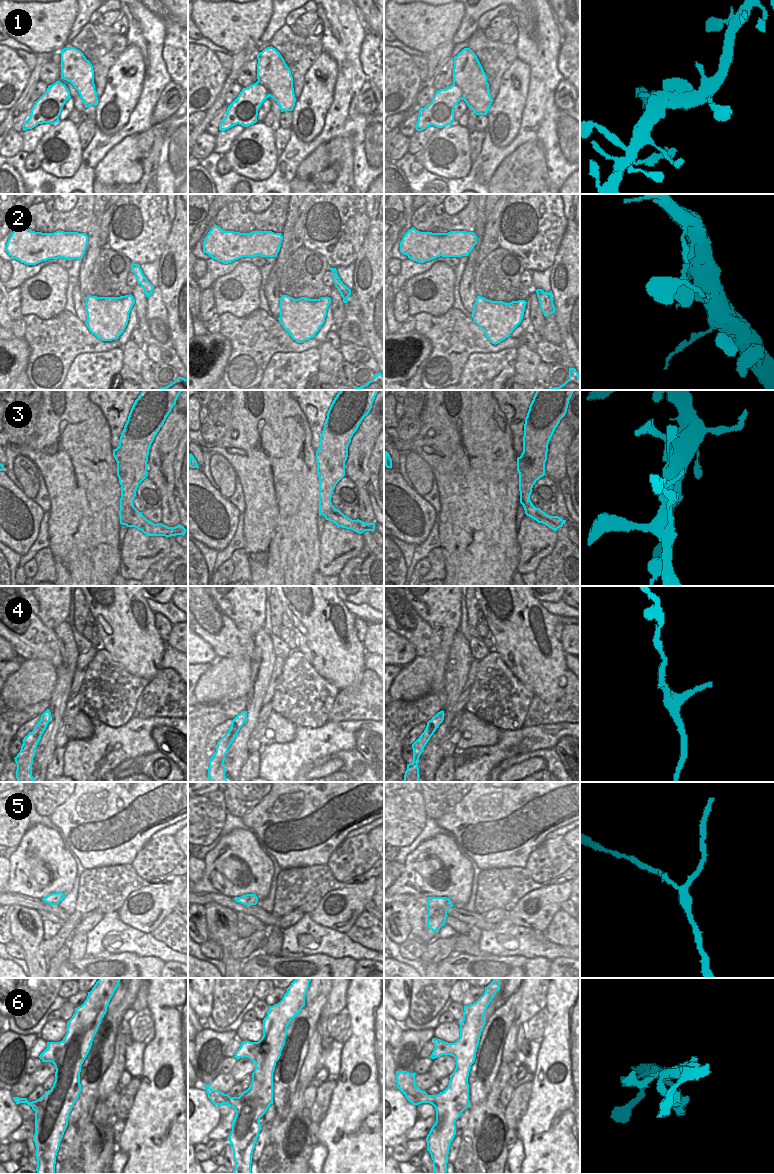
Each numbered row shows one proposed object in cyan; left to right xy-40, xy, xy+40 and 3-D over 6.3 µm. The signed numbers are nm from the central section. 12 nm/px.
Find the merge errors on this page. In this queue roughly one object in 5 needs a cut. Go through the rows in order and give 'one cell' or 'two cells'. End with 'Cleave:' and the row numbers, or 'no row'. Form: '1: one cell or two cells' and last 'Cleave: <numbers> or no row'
1: one cell
2: one cell
3: two cells
4: one cell
5: one cell
6: one cell
Cleave: 3

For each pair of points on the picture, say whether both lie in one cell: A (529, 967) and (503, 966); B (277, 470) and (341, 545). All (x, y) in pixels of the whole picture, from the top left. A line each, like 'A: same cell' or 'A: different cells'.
A: same cell
B: different cells

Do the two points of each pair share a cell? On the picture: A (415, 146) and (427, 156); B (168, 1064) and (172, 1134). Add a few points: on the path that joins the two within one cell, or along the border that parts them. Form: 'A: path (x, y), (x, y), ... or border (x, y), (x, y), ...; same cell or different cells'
A: border (435, 131), (427, 143), (414, 154); different cells
B: path (172, 1081), (172, 1117); same cell

